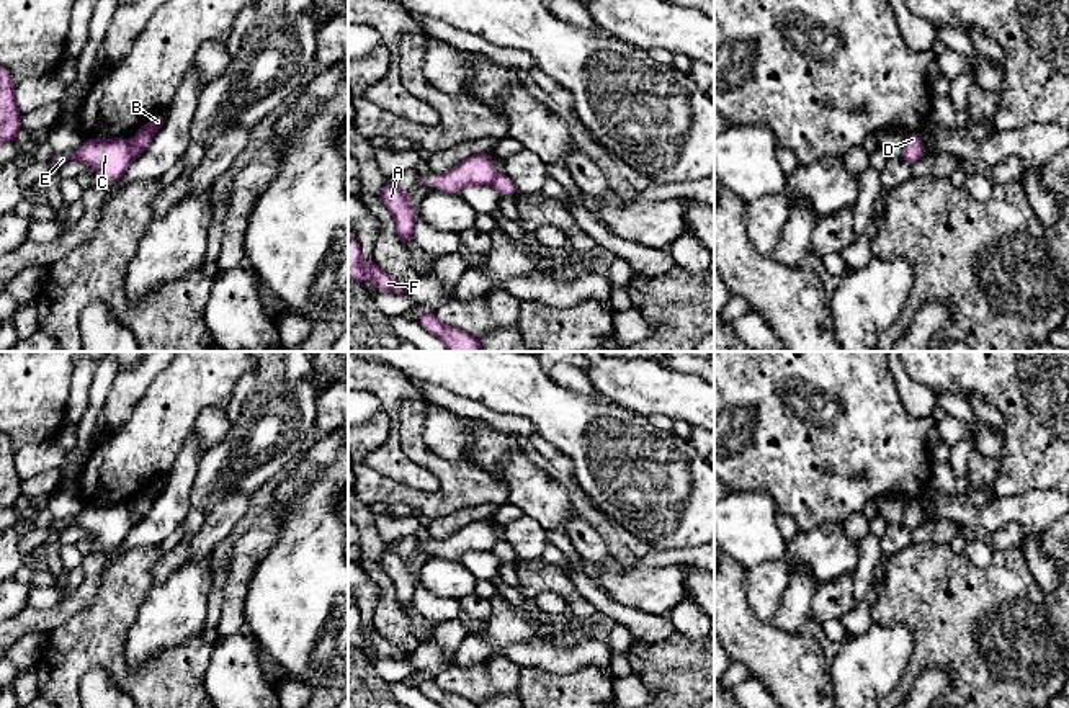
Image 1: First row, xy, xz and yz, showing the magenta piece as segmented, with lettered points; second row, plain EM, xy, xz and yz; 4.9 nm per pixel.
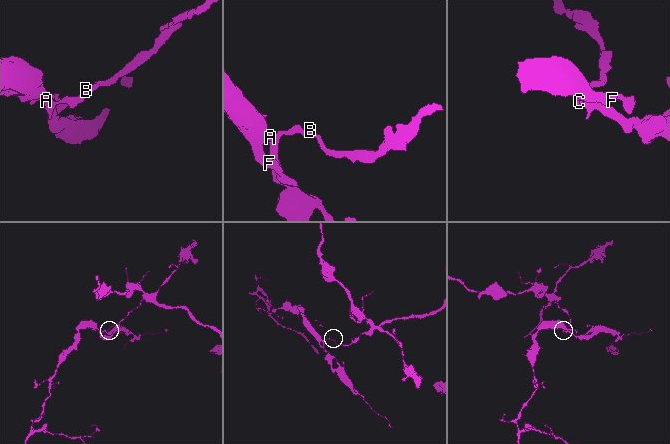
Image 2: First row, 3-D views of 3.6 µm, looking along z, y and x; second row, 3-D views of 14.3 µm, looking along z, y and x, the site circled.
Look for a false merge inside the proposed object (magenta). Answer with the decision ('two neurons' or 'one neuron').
two neurons

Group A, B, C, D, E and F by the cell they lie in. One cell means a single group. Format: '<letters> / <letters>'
A C E F / B D

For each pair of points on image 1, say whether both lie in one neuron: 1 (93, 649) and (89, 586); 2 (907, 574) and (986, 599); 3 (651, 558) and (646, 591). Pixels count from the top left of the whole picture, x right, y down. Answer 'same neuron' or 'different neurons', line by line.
1: different neurons
2: same neuron
3: different neurons

